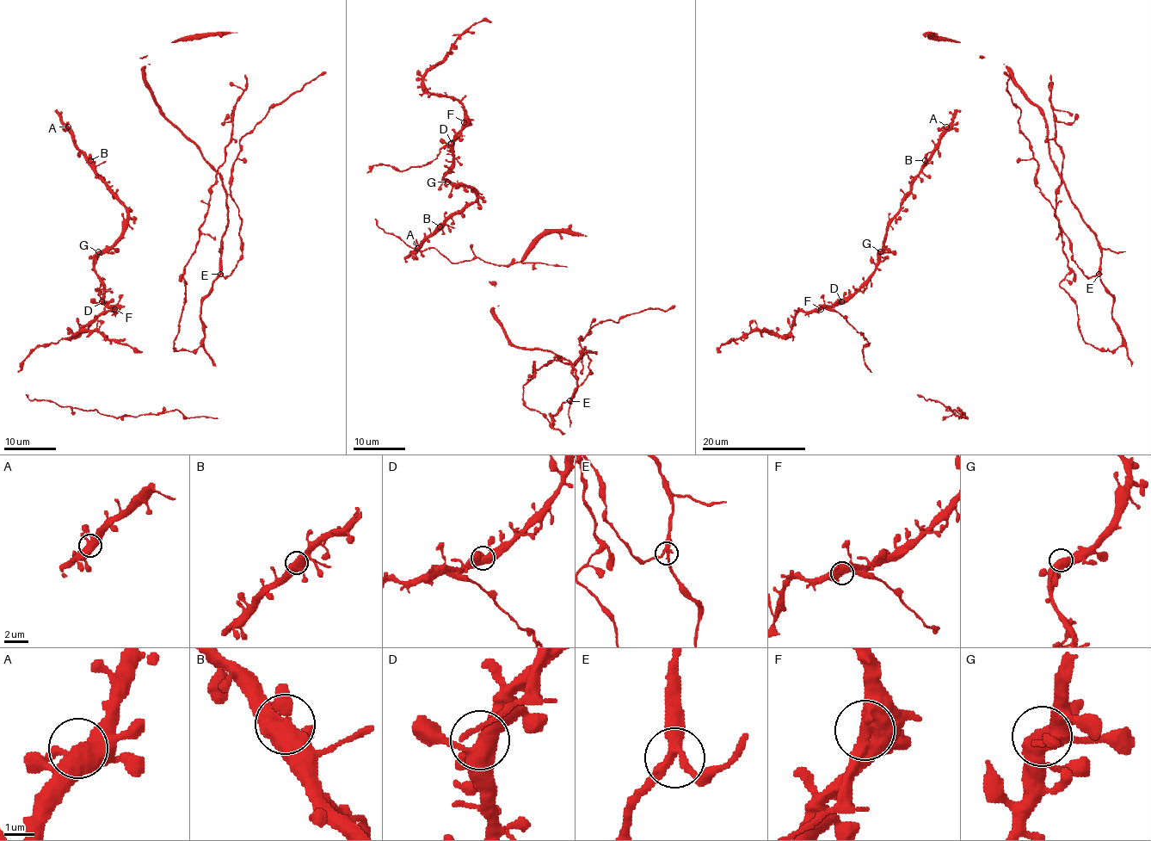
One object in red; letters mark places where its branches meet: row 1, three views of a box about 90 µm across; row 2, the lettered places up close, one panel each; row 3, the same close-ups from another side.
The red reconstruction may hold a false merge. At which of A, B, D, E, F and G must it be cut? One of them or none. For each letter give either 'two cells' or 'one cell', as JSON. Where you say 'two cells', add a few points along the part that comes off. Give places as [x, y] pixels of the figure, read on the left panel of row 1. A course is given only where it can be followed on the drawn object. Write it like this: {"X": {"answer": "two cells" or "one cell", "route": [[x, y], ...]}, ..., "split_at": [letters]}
{"A": {"answer": "one cell"}, "B": {"answer": "one cell"}, "D": {"answer": "one cell"}, "E": {"answer": "one cell"}, "F": {"answer": "two cells"}, "G": {"answer": "one cell"}, "split_at": ["F"]}

